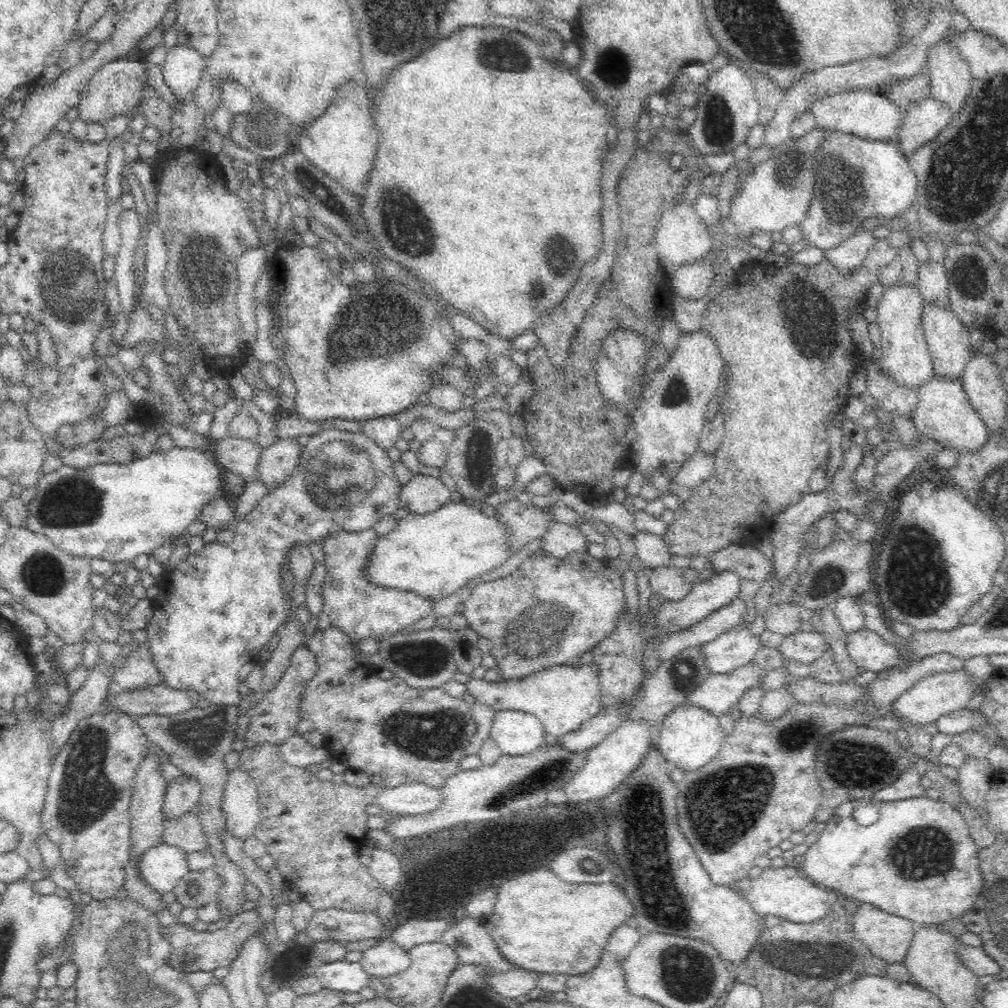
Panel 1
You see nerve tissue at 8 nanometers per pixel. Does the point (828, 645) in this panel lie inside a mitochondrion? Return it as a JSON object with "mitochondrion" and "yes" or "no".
{"mitochondrion":"no"}

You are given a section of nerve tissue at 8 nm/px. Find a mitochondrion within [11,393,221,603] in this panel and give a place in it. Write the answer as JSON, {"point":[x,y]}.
{"point":[74,503]}

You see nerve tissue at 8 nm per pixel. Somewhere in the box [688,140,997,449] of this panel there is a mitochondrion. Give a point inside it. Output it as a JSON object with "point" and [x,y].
{"point":[810,312]}

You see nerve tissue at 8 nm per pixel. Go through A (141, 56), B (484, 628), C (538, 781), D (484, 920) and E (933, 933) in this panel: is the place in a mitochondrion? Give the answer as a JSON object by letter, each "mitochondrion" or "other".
{"A":"other","B":"other","C":"mitochondrion","D":"other","E":"other"}

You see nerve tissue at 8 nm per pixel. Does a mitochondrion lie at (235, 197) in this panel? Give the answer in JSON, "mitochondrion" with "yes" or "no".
{"mitochondrion":"no"}

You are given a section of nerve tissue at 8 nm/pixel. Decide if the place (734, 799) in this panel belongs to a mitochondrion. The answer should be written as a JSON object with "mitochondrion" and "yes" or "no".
{"mitochondrion":"yes"}

